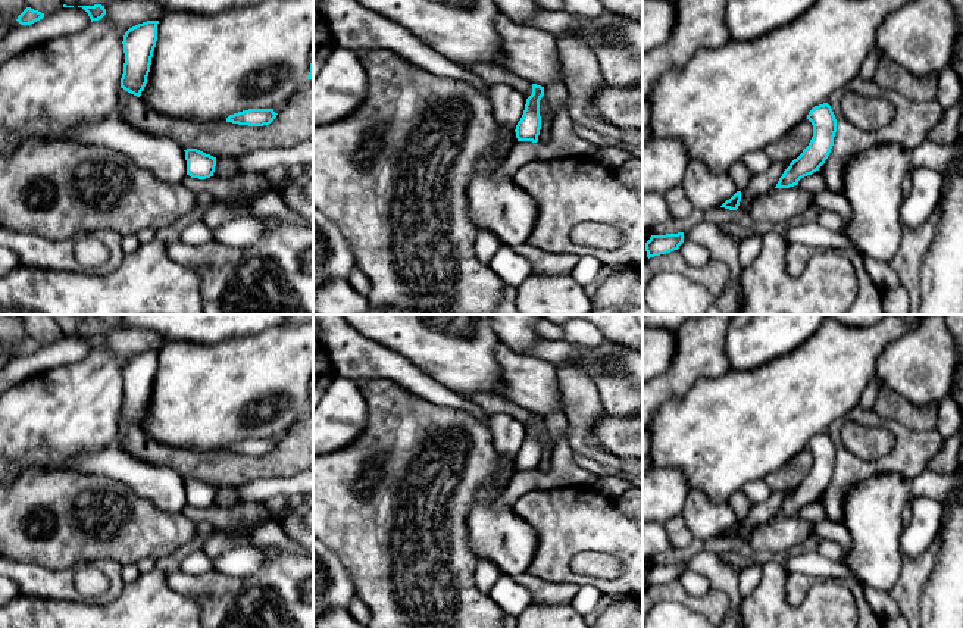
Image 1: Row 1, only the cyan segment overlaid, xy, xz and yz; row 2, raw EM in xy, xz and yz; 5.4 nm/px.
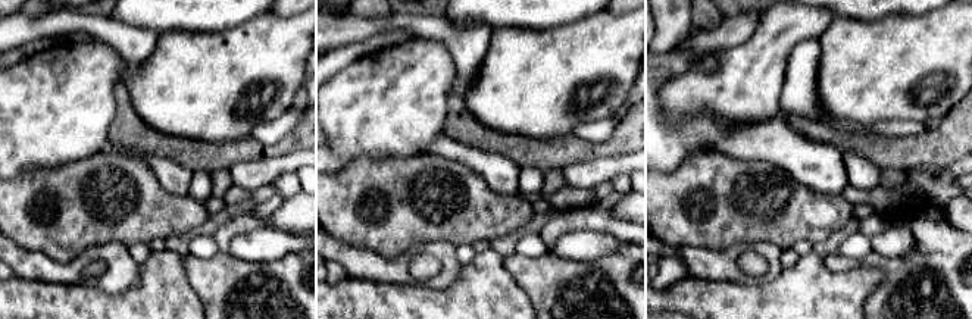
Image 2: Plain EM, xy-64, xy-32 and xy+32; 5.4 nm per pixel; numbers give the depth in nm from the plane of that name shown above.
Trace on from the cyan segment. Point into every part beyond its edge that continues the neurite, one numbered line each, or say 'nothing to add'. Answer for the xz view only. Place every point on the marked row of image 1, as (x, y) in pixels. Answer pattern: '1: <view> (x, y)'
nothing to add

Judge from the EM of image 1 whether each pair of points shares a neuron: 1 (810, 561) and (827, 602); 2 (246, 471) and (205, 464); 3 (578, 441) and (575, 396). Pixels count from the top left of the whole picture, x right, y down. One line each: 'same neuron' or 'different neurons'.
1: different neurons
2: same neuron
3: same neuron

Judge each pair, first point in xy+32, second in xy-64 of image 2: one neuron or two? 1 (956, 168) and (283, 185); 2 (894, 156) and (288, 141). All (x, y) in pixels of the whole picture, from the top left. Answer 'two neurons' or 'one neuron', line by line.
1: two neurons
2: one neuron

